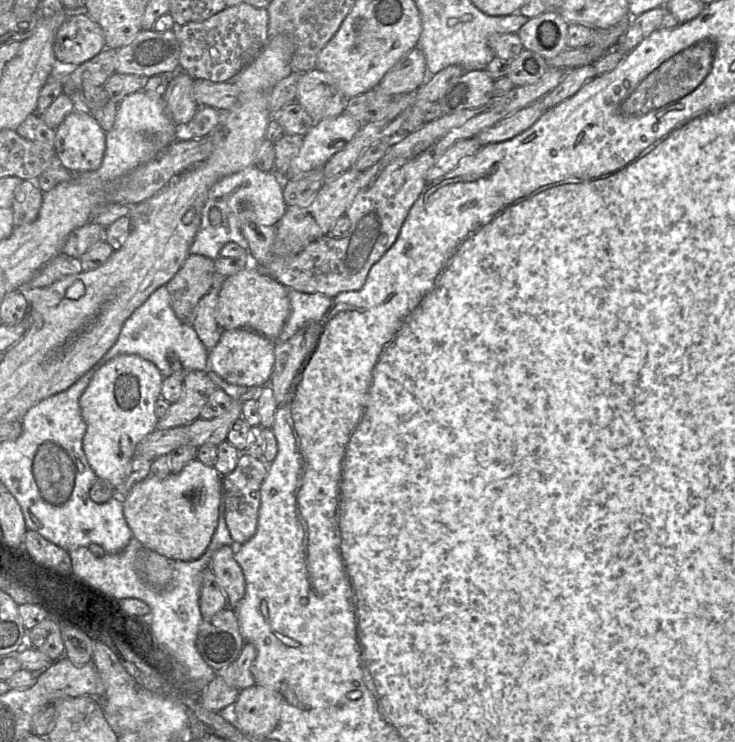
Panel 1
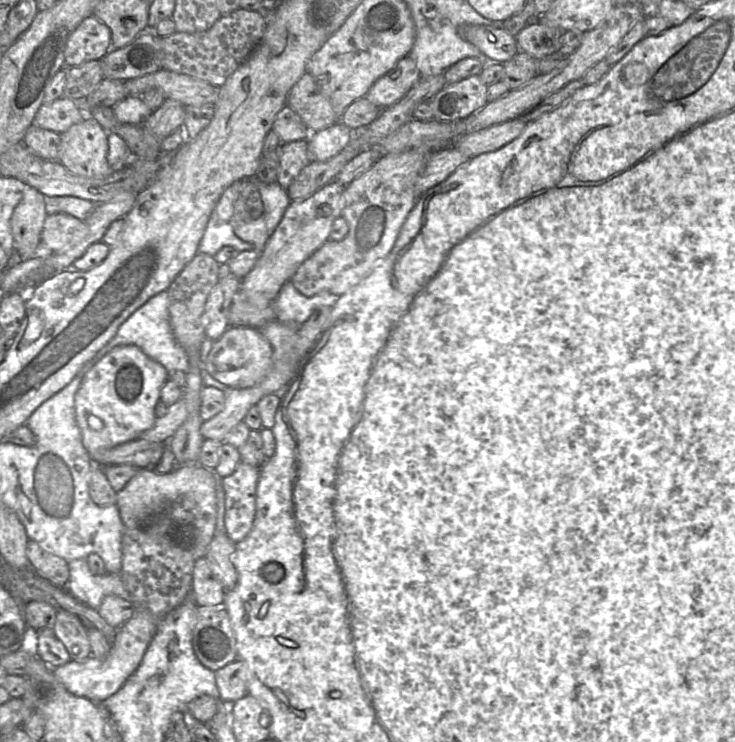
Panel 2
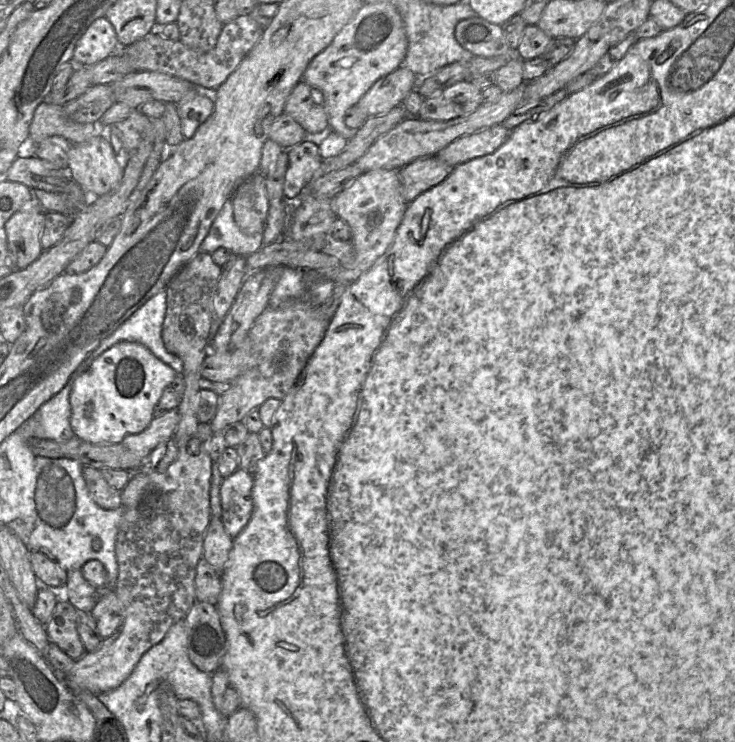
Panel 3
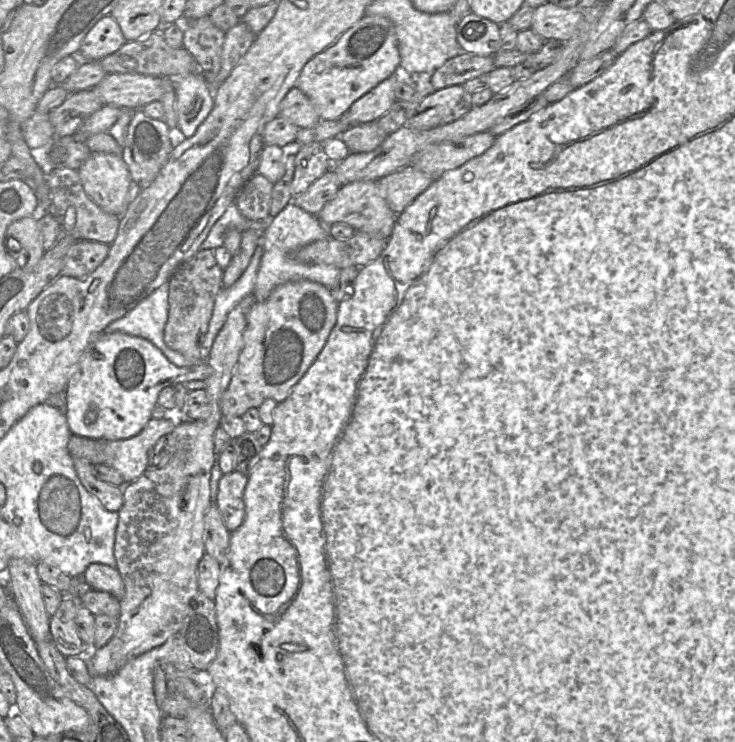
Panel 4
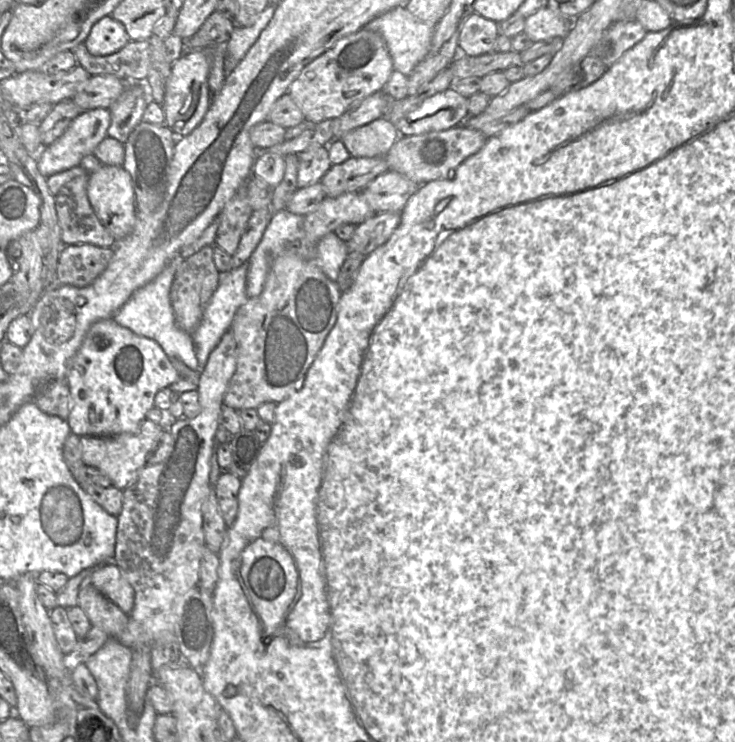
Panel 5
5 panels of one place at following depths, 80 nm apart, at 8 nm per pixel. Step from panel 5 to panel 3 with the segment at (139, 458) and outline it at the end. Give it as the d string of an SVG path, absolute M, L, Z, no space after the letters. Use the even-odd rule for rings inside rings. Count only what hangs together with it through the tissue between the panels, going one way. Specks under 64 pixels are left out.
M177 408L168 410L163 416L153 418L144 431L125 437L121 444L146 461L158 445L173 439L178 422Z

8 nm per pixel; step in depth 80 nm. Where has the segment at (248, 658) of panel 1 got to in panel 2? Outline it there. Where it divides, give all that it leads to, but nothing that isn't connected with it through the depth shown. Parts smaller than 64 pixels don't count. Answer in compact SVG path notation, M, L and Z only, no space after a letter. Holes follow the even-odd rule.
M238 658L217 670L215 680L219 692L218 701L234 703L248 694L246 666Z

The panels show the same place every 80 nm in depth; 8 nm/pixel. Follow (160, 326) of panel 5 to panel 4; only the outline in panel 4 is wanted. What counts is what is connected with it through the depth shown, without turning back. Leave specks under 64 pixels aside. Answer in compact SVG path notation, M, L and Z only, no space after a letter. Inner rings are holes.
M165 282L125 316L109 324L104 333L122 332L146 339L175 366L192 366L182 354L168 348L164 342L163 332L169 312L168 292L169 282Z

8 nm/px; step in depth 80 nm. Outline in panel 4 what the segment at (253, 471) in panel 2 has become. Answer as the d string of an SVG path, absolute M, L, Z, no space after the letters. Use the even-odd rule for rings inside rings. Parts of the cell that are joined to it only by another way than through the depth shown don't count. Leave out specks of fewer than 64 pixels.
M238 471L222 475L219 481L216 505L229 532L234 532L244 521L243 495L247 482L248 476Z

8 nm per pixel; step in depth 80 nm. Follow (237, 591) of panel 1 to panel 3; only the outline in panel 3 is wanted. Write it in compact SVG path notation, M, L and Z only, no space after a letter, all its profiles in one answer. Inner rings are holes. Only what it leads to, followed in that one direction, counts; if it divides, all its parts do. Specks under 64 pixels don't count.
M211 517L204 536L202 557L218 574L224 571L232 546L233 540L226 533L221 518Z

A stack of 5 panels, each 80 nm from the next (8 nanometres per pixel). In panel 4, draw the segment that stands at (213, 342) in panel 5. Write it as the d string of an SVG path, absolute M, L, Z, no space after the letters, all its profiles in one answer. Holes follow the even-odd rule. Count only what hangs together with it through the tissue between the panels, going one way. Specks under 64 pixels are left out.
M260 244L241 277L232 286L221 288L217 293L208 330L201 343L202 361L207 361L213 342L225 324L228 314L245 296L253 293L262 255L263 248Z

